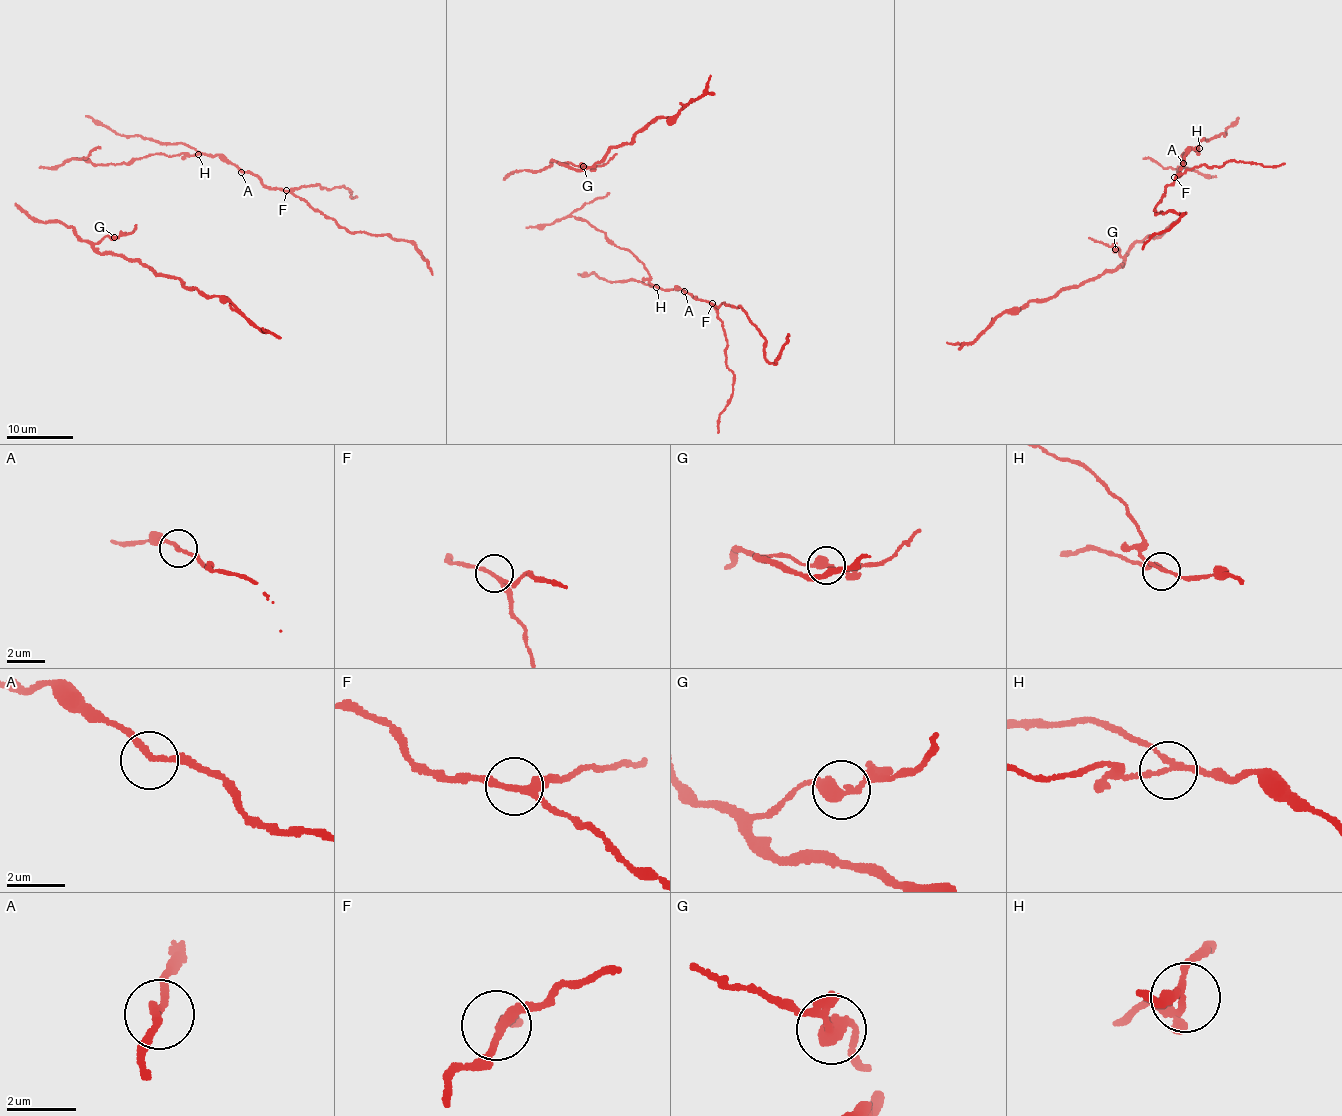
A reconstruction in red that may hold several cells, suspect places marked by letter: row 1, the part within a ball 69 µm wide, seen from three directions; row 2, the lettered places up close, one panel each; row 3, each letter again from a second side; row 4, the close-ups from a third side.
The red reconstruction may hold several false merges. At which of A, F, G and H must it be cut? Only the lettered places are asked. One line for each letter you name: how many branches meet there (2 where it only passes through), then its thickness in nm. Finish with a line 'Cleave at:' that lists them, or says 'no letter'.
G: Branches: 2. Thickness 400 nm
H: Branches: 3. Thickness 140 nm
Cleave at: G, H

